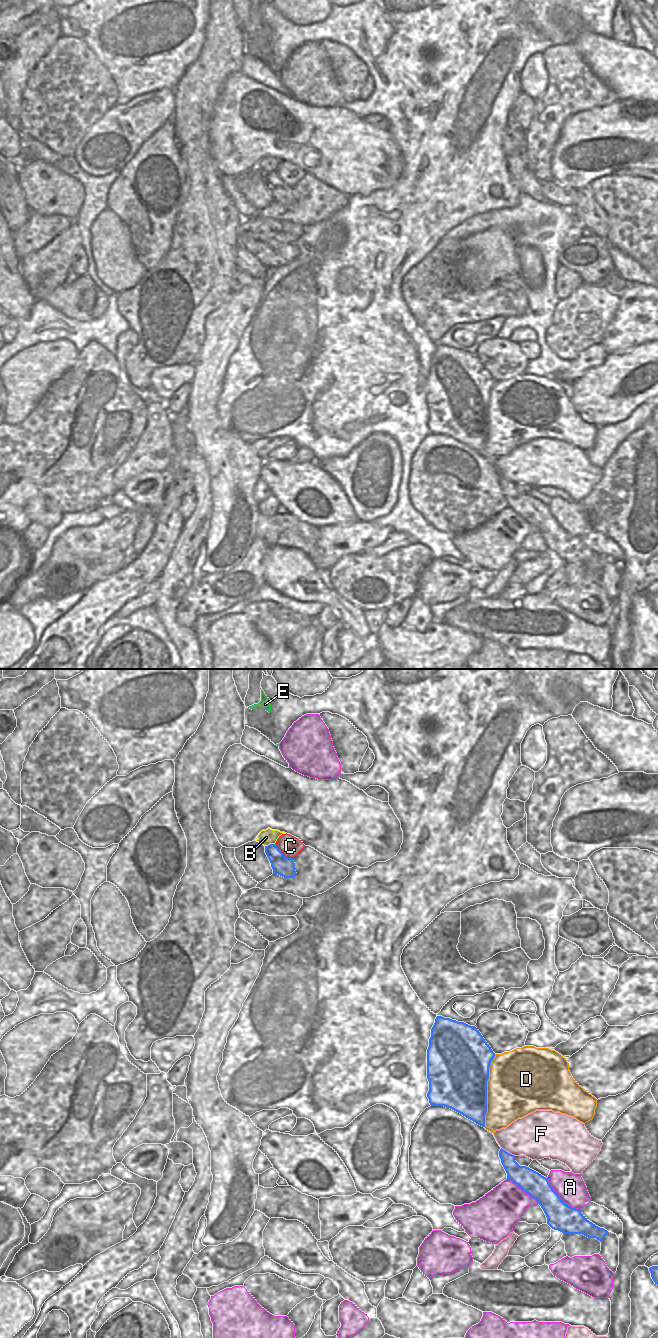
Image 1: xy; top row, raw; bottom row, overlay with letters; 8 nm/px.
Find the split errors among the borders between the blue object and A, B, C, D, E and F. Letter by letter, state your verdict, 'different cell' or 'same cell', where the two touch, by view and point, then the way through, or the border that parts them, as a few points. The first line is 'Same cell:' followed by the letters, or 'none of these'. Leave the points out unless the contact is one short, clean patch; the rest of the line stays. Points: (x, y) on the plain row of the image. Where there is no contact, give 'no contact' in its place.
Same cell: E
A: different cell; contact xy (560, 526)
B: different cell; contact xy (270, 172); border xy (273, 171), (265, 174)
C: different cell; contact xy (282, 182); border xy (276, 173), (284, 183), (292, 186)
D: different cell; contact xy (486, 419)
E: same cell; contact xy (274, 173); way xy (281, 193), (274, 183), (274, 173), (274, 172)
F: different cell; contact xy (507, 480); border xy (501, 475), (514, 484)

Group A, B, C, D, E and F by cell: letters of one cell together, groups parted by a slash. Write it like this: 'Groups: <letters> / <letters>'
Groups: A / B / C / D / E / F

